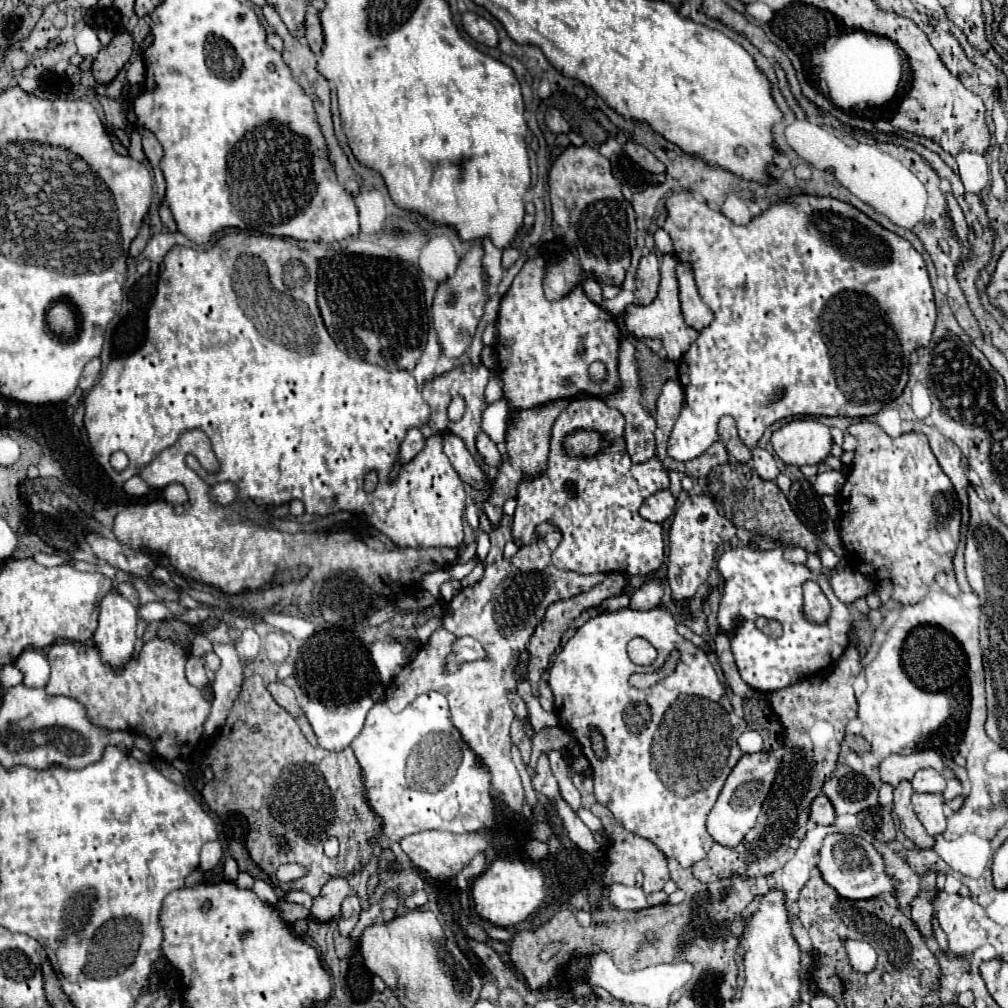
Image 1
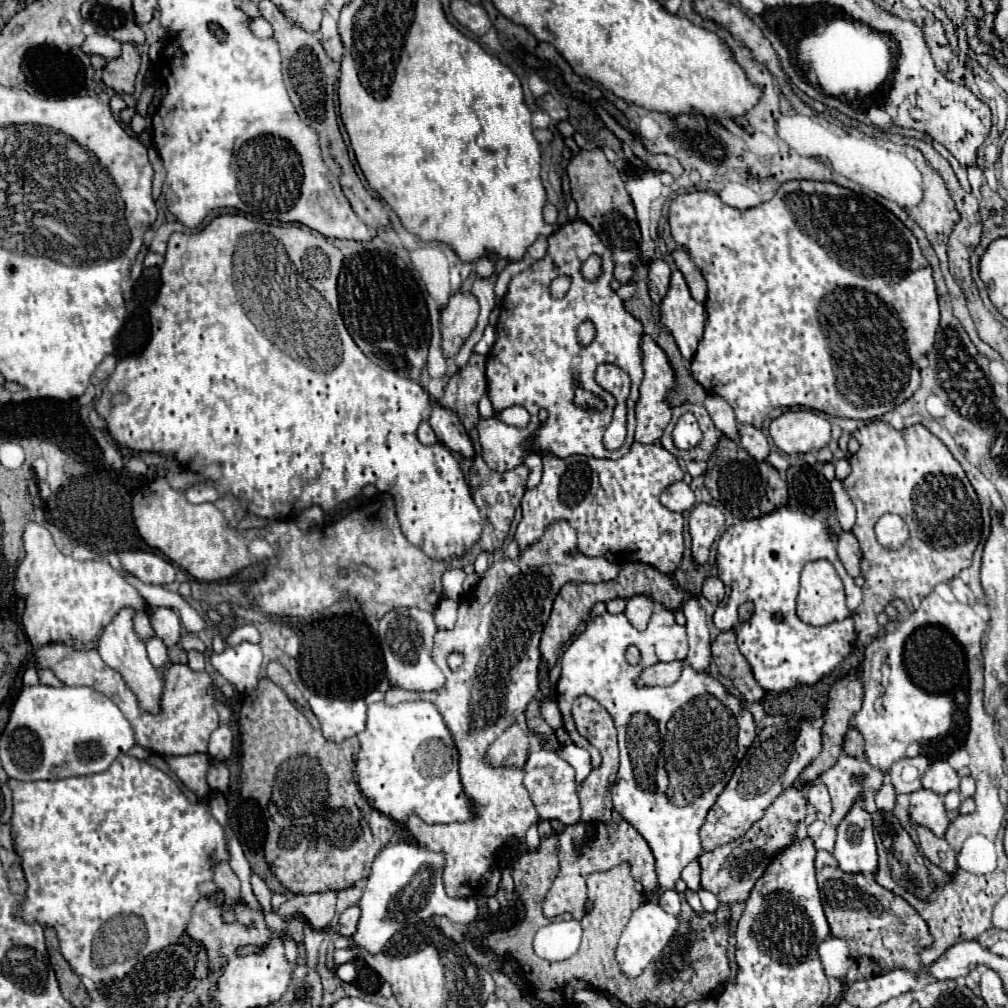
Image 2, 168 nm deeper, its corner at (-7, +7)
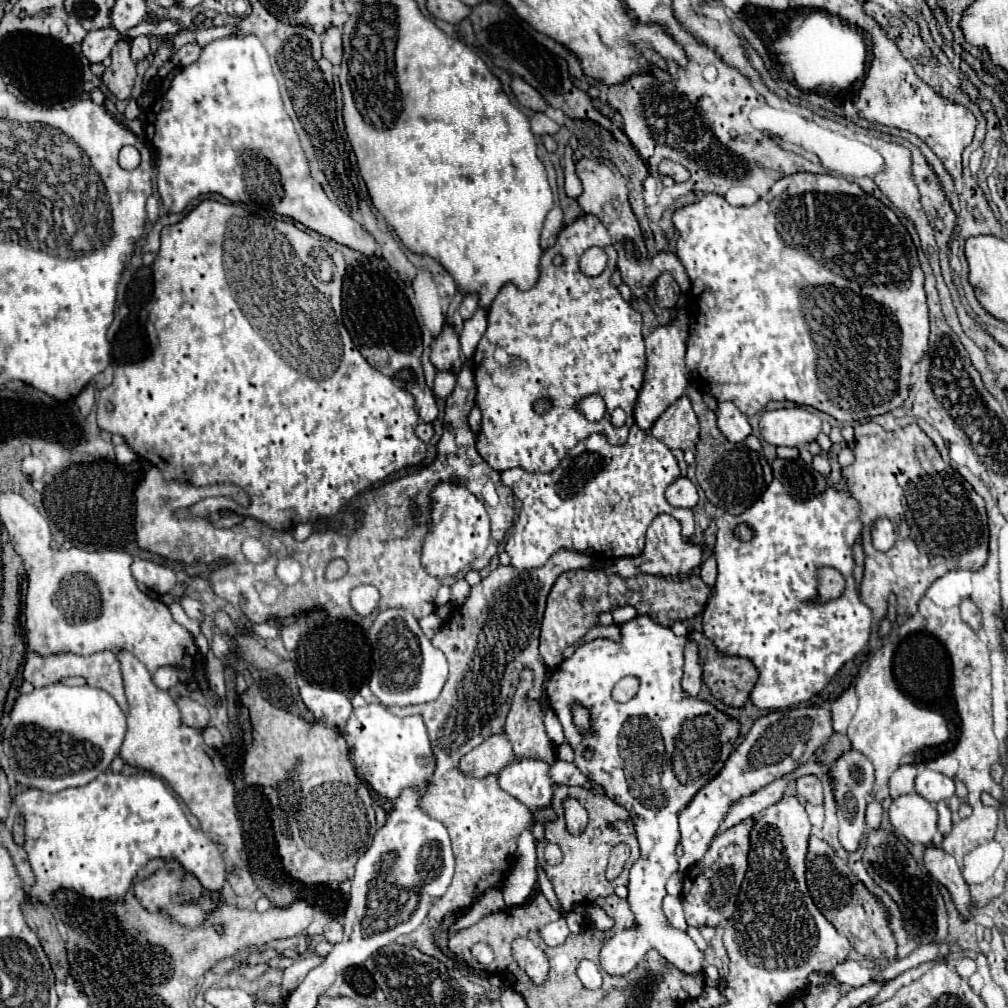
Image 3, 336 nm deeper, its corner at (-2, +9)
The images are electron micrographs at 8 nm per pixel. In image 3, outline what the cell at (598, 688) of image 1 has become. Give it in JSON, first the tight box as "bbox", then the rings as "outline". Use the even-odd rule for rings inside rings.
{"bbox":[545,615,741,977],"outline":[[[639,615],[617,627],[621,629],[621,643],[597,637],[579,645],[545,685],[551,707],[563,725],[565,741],[575,751],[573,763],[583,775],[601,785],[611,801],[629,811],[641,845],[641,857],[633,863],[627,885],[627,901],[635,923],[605,941],[599,955],[601,969],[613,977],[623,977],[633,971],[651,949],[657,949],[661,957],[681,971],[701,973],[705,967],[703,951],[699,951],[685,931],[677,931],[665,923],[661,901],[667,895],[667,879],[679,869],[675,855],[681,843],[679,813],[693,801],[693,795],[723,769],[739,739],[741,723],[709,701],[693,699],[681,691],[685,637],[677,637],[651,615]],[[625,675],[639,677],[641,687],[631,701],[617,703],[611,699],[611,689]],[[573,701],[583,703],[591,711],[597,729],[593,737],[575,733],[569,711]],[[585,749],[593,753],[591,759],[585,759]]]}

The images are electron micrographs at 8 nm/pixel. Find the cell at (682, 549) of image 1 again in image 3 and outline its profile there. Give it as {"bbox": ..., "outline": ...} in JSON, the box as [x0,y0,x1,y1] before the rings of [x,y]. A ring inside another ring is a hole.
{"bbox":[683,639,703,697],"outline":[[[687,639],[685,645],[685,675],[683,675],[683,689],[687,695],[695,697],[701,687],[701,677],[703,677],[703,667],[699,663],[699,649],[693,639]]]}

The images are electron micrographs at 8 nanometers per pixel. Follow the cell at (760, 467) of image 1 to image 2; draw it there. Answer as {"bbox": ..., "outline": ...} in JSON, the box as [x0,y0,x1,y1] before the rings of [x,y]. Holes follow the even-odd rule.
{"bbox":[738,425,770,461],"outline":[[[738,425],[738,433],[740,433],[740,443],[742,447],[756,459],[756,461],[764,461],[770,453],[770,445],[764,437],[764,433],[752,425]]]}

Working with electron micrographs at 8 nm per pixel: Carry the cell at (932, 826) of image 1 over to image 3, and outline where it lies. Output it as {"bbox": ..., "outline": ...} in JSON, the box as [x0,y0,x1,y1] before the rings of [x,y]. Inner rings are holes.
{"bbox":[889,793,937,845],"outline":[[[909,793],[893,799],[889,819],[897,833],[911,843],[927,845],[937,833],[937,809],[919,793]]]}

